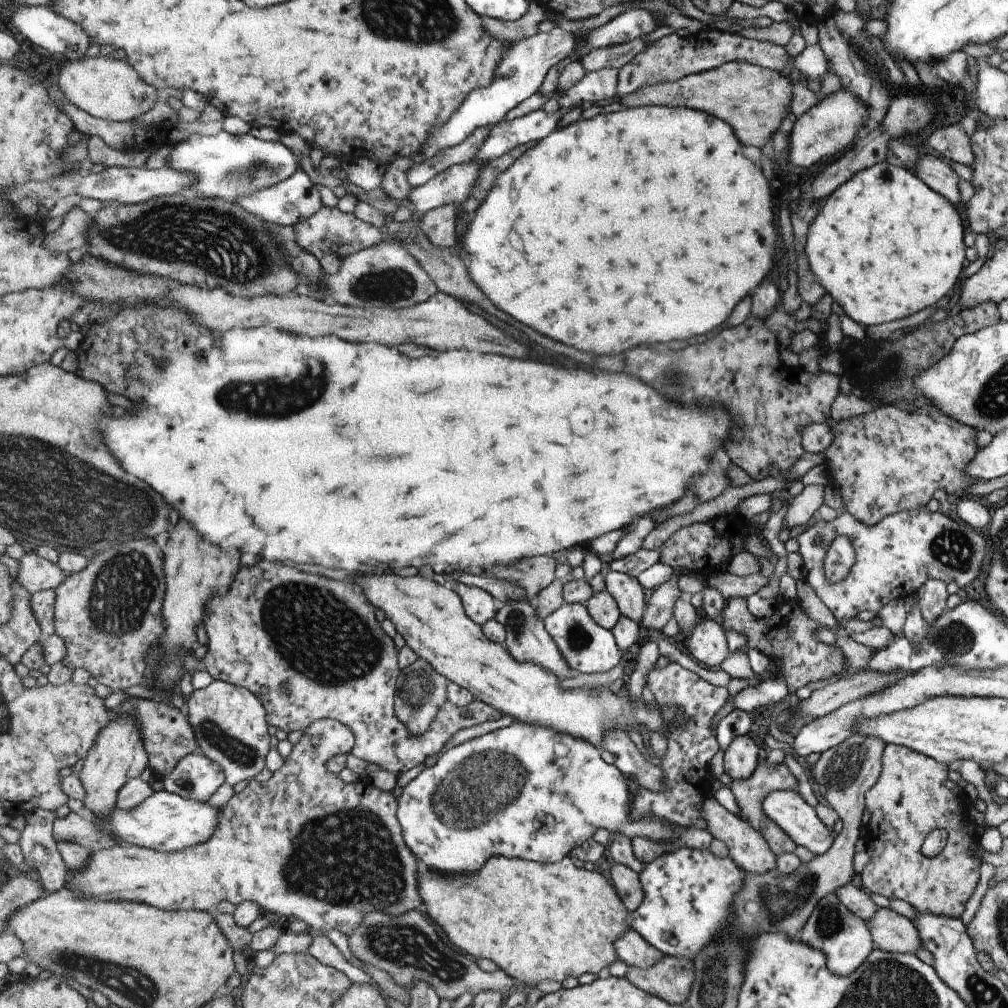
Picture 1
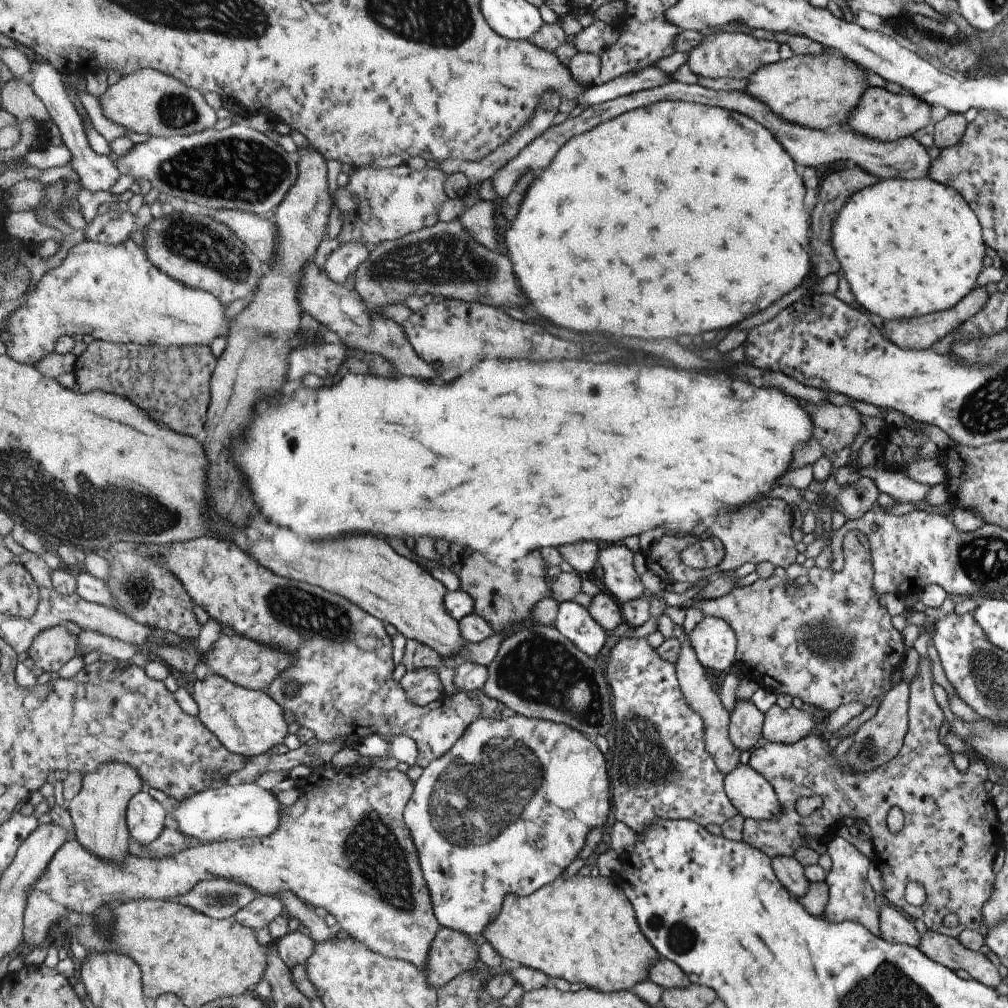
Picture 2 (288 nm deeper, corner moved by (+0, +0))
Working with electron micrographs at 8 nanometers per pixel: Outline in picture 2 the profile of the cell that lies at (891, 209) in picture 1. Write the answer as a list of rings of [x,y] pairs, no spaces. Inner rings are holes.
[[[893,178],[893,180],[879,180],[875,186],[863,188],[861,192],[855,192],[847,204],[839,210],[831,232],[829,232],[829,244],[835,250],[835,256],[841,264],[841,272],[855,296],[855,300],[861,304],[861,308],[867,310],[867,314],[877,314],[883,320],[911,320],[911,318],[919,318],[919,316],[929,316],[929,314],[937,314],[937,312],[945,312],[951,310],[953,306],[957,306],[965,296],[969,296],[969,292],[973,292],[975,280],[977,276],[981,276],[979,272],[983,270],[981,260],[985,256],[985,240],[983,240],[983,228],[979,224],[979,218],[975,216],[975,212],[969,208],[969,204],[965,202],[965,198],[953,190],[947,188],[931,178],[923,178],[923,180],[901,180],[901,178]]]

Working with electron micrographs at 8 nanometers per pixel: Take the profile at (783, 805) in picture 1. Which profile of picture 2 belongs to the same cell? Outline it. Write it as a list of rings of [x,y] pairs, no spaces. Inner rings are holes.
[[[737,764],[723,782],[729,802],[747,820],[769,820],[781,812],[773,786],[749,764]]]

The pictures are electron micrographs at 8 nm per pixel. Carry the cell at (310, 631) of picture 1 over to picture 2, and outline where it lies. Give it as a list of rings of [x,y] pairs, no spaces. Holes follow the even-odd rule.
[[[197,538],[187,540],[179,544],[167,544],[167,546],[135,546],[141,554],[149,558],[163,560],[167,568],[171,568],[177,578],[185,584],[185,588],[191,592],[197,604],[201,604],[211,618],[219,620],[221,626],[231,626],[239,636],[247,636],[255,642],[273,646],[277,650],[291,652],[299,658],[299,662],[289,668],[285,674],[281,674],[269,688],[269,694],[273,700],[277,700],[285,710],[293,710],[297,716],[297,724],[301,728],[307,728],[315,734],[315,740],[329,742],[341,742],[349,748],[357,748],[363,744],[369,736],[411,736],[419,744],[421,758],[417,766],[423,770],[429,768],[437,758],[443,758],[449,754],[469,732],[469,728],[477,720],[509,720],[517,716],[513,708],[509,708],[505,702],[499,702],[491,696],[487,696],[483,690],[479,692],[463,692],[455,696],[445,696],[427,708],[411,704],[405,688],[401,682],[395,682],[393,678],[393,636],[387,634],[383,620],[369,614],[367,610],[359,608],[357,604],[349,602],[345,596],[333,594],[321,586],[295,582],[281,578],[267,570],[263,564],[259,564],[253,556],[243,552],[235,542],[221,540],[221,538]],[[295,682],[301,690],[297,696],[289,696],[283,692],[283,684]]]

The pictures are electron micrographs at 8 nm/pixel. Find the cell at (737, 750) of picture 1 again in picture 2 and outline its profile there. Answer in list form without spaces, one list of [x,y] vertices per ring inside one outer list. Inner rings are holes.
[[[735,700],[735,706],[729,714],[729,740],[735,748],[751,750],[753,744],[761,738],[765,714],[761,714],[749,700]]]

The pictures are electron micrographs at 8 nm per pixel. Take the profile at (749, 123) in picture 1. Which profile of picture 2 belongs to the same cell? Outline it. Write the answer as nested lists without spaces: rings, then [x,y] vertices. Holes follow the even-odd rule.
[[[841,54],[791,56],[789,60],[779,60],[777,64],[769,64],[757,70],[747,80],[749,86],[743,92],[765,102],[775,114],[789,120],[791,124],[811,130],[843,126],[869,88],[867,72],[861,70],[855,62],[841,58]]]

